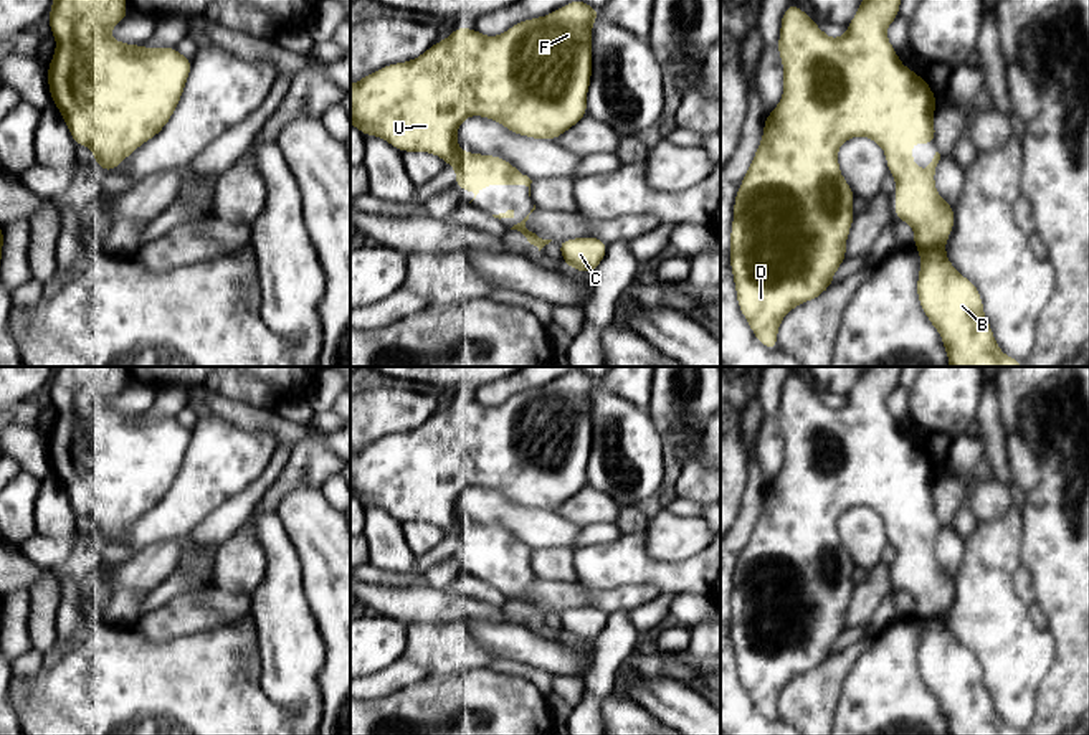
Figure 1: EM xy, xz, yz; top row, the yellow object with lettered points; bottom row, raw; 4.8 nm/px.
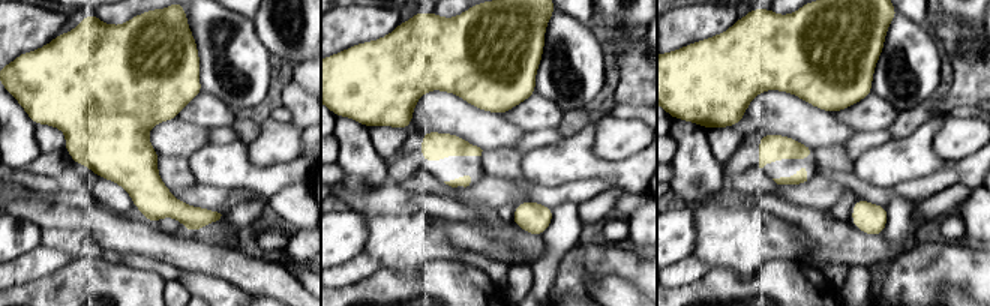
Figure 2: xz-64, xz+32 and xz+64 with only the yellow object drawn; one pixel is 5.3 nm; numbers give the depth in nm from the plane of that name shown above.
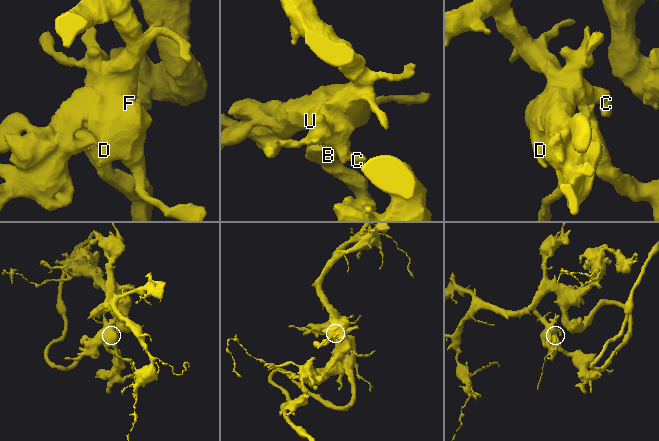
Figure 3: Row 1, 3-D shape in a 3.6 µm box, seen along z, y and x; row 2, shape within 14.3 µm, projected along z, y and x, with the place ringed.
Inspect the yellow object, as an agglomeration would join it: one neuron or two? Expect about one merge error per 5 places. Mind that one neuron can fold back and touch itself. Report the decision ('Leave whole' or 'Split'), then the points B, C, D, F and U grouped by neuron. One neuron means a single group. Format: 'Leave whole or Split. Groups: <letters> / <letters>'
Leave whole. Groups: B C D F U

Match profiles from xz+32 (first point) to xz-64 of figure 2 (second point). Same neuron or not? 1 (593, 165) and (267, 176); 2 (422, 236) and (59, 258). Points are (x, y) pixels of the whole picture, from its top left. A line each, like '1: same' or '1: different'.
1: same
2: different

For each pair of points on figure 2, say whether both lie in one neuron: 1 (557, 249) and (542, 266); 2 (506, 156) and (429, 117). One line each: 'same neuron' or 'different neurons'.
1: same neuron
2: different neurons

